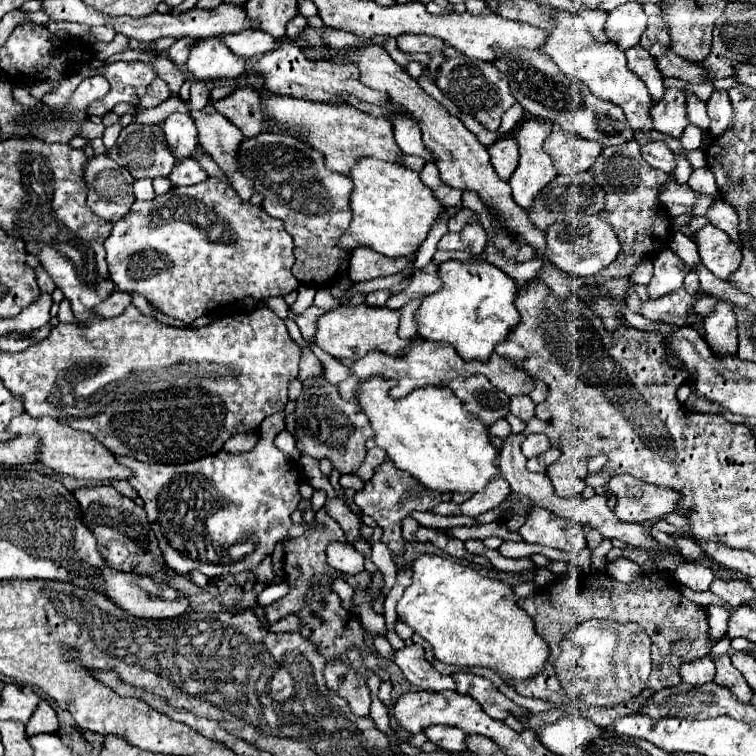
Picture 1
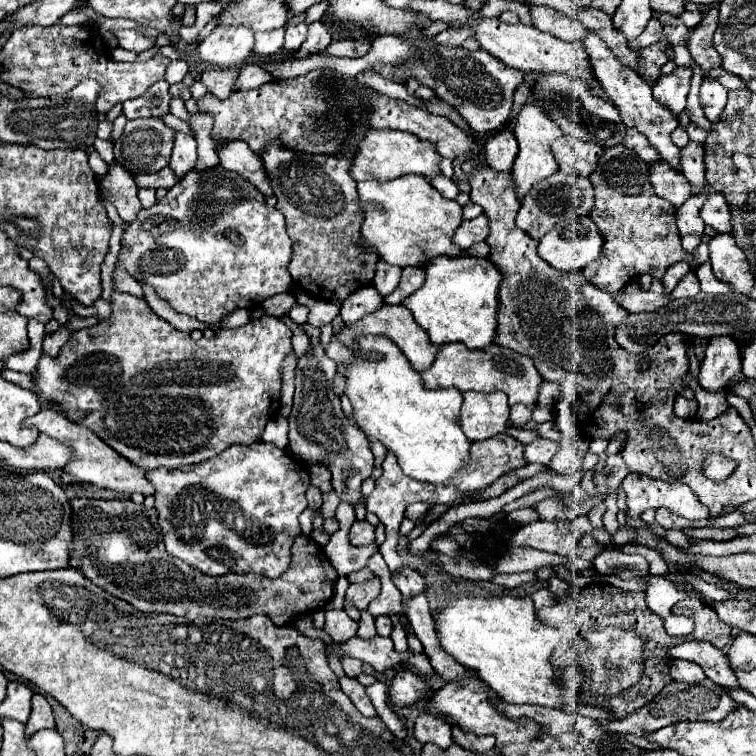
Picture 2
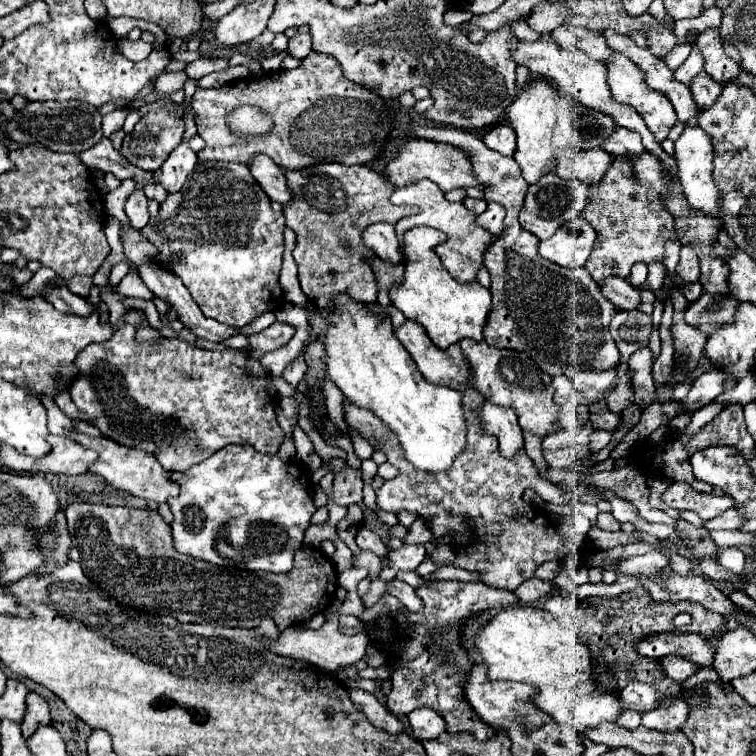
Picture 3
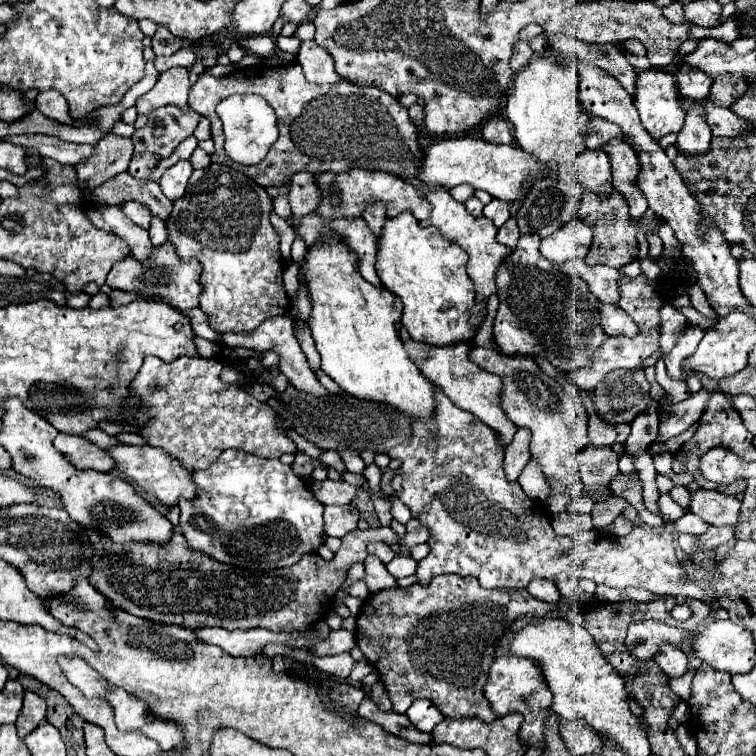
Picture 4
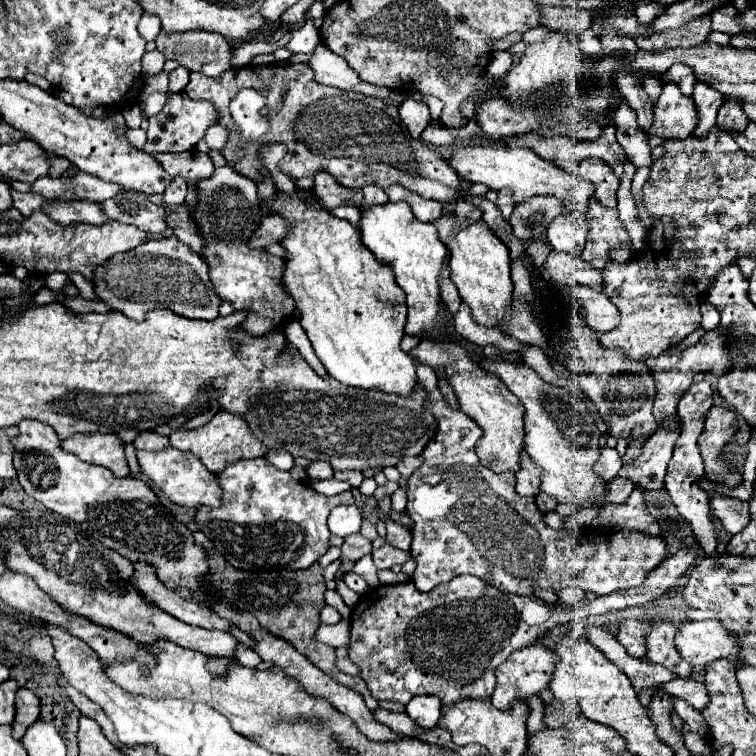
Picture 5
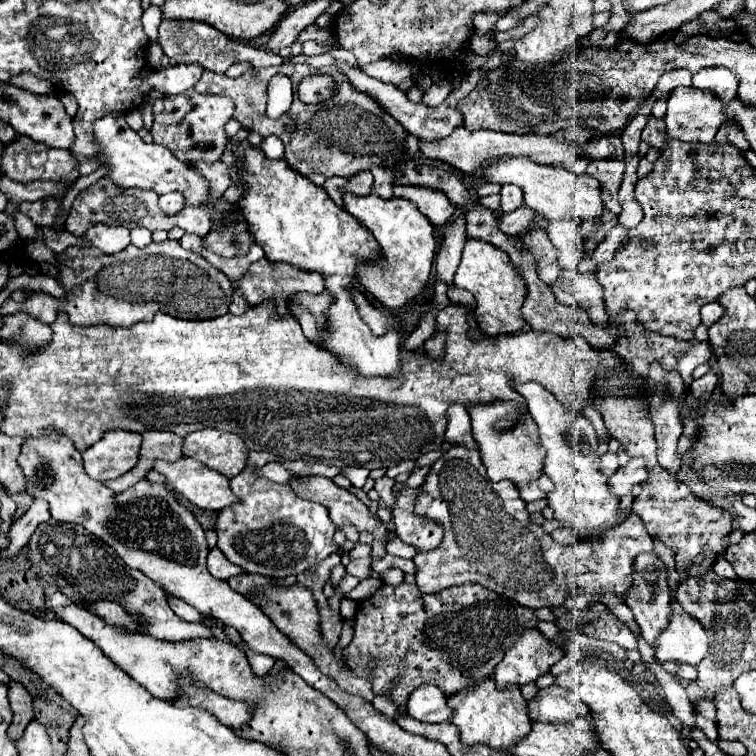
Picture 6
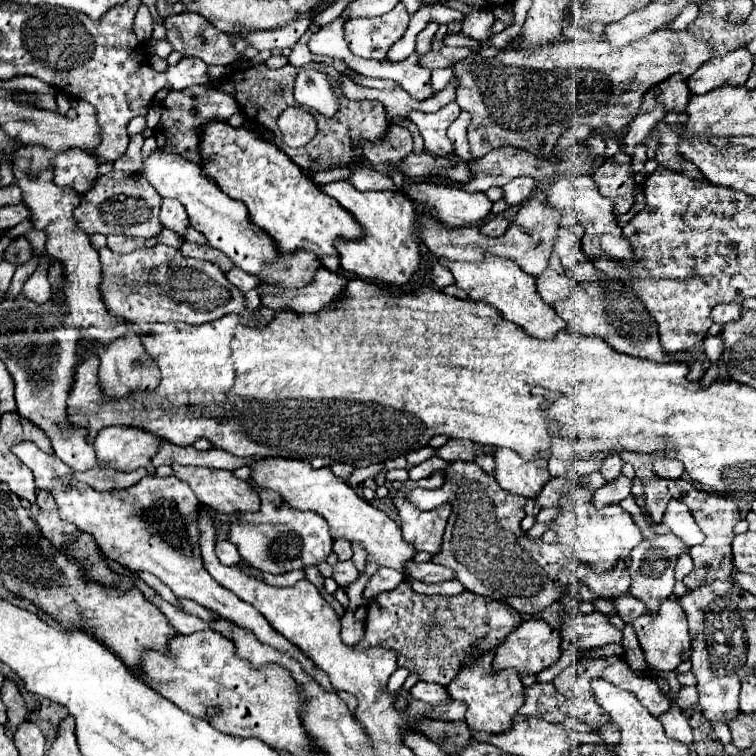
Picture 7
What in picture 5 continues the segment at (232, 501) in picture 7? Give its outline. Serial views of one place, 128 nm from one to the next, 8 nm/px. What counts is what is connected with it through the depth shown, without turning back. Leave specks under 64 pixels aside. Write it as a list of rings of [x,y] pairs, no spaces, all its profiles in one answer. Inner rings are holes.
[[[164,448],[158,452],[136,452],[140,472],[150,480],[148,484],[154,486],[156,490],[164,492],[174,504],[178,506],[220,506],[220,486],[216,484],[216,476],[210,474],[196,456],[190,452],[182,452],[176,448]]]

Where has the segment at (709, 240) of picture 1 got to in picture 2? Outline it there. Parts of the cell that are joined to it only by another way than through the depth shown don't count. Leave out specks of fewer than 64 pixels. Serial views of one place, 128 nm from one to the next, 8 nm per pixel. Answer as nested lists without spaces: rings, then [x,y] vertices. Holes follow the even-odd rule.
[[[714,234],[710,238],[710,264],[714,276],[722,282],[732,284],[740,294],[748,294],[754,284],[754,274],[750,272],[748,260],[740,254],[732,234]]]

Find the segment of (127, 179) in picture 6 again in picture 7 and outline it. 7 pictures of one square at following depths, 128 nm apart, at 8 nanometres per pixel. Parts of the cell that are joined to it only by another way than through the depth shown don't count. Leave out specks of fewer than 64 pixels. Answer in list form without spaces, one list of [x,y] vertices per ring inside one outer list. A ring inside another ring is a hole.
[[[154,150],[150,156],[144,158],[142,168],[138,170],[138,176],[148,180],[162,198],[180,200],[190,216],[190,226],[196,228],[198,232],[202,232],[206,236],[208,244],[212,244],[212,248],[218,248],[220,252],[230,256],[230,260],[238,268],[242,268],[250,274],[256,274],[262,280],[280,282],[288,288],[298,288],[300,284],[306,284],[310,280],[312,272],[316,268],[320,268],[320,264],[316,264],[316,256],[312,256],[312,252],[300,252],[300,256],[276,256],[276,248],[272,248],[272,240],[268,240],[268,236],[264,236],[264,232],[260,232],[260,228],[252,226],[244,204],[226,196],[202,172],[202,168],[198,164],[184,160],[180,154]]]

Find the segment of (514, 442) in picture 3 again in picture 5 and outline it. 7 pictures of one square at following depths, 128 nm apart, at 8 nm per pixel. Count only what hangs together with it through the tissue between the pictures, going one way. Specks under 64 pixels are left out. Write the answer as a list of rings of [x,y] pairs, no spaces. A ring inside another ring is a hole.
[[[522,452],[522,468],[516,472],[516,492],[536,496],[540,492],[540,468],[536,468],[526,452]]]

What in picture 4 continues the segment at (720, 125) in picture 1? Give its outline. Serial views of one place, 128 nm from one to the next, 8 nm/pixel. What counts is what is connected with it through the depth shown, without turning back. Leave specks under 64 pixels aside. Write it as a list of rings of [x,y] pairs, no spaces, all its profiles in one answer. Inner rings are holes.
[[[680,66],[676,72],[676,78],[680,80],[680,92],[684,92],[684,96],[708,96],[710,94],[712,78],[704,72],[696,72],[696,70]]]

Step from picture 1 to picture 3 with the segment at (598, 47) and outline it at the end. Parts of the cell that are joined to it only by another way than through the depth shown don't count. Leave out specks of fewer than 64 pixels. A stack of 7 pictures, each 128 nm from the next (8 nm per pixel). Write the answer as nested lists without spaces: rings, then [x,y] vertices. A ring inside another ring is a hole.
[[[612,50],[610,56],[604,60],[604,64],[606,64],[606,72],[608,72],[608,86],[610,86],[614,100],[620,104],[632,106],[644,118],[648,130],[656,136],[656,140],[662,142],[666,138],[666,132],[678,120],[676,112],[672,112],[672,104],[668,104],[668,98],[660,96],[660,92],[652,92],[652,88],[648,88],[648,84],[644,84],[644,76],[640,76],[640,70],[628,58],[624,58],[620,52]]]

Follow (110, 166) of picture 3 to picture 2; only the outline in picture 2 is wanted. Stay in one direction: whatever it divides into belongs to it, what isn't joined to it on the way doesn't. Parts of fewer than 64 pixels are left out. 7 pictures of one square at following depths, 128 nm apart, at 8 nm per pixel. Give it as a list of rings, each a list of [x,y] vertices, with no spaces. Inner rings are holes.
[[[96,140],[94,148],[98,150],[98,154],[102,156],[102,160],[104,160],[106,164],[114,164],[114,156],[112,156],[112,146],[110,146],[110,142],[108,142],[108,140]],[[164,168],[164,170],[160,170],[160,172],[156,172],[156,174],[144,174],[144,176],[134,176],[134,180],[136,180],[136,184],[138,186],[148,186],[148,188],[172,188],[178,180],[182,180],[182,178],[178,178],[174,172],[172,172],[172,168]]]

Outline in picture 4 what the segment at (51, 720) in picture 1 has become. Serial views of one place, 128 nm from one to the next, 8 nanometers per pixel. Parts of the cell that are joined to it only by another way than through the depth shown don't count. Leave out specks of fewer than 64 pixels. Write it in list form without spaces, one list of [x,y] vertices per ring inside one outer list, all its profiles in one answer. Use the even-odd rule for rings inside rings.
[[[26,690],[24,692],[24,706],[22,706],[22,712],[16,720],[18,736],[26,738],[44,720],[46,720],[46,702],[44,702],[44,698],[38,696],[36,692]]]

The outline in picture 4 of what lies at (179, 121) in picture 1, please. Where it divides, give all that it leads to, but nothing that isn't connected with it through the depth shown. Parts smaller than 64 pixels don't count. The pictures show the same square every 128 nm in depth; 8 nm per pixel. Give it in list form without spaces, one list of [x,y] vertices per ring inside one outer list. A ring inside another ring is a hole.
[[[178,160],[174,166],[170,166],[162,178],[160,178],[160,186],[162,186],[162,192],[170,198],[170,200],[176,200],[184,194],[186,190],[186,184],[188,184],[188,178],[192,174],[192,164],[190,160]]]

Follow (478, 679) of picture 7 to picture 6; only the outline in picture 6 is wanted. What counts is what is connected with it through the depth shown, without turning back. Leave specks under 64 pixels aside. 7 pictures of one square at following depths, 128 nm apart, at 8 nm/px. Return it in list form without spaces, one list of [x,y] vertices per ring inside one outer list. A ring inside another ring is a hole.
[[[492,678],[484,680],[484,684],[476,684],[476,688],[466,688],[464,692],[450,696],[448,706],[454,712],[450,722],[460,730],[460,740],[466,746],[486,744],[492,750],[512,754],[512,748],[520,742],[520,736],[528,736],[532,728],[528,704],[522,698],[520,688],[506,688],[504,692],[498,692]]]

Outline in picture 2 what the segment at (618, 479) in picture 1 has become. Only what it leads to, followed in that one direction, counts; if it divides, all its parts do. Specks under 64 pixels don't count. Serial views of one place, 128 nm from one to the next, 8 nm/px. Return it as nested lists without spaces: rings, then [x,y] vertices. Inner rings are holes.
[[[628,474],[620,488],[626,494],[628,518],[640,518],[648,508],[668,508],[672,514],[688,520],[708,518],[708,508],[704,508],[704,504],[700,504],[692,490],[684,484],[668,484],[648,476]]]

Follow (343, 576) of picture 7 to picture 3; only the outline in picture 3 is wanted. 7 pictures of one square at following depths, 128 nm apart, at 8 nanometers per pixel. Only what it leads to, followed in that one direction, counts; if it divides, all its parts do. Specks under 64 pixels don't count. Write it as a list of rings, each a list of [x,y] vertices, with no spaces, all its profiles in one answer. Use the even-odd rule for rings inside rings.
[[[362,550],[360,554],[356,554],[356,556],[352,556],[352,558],[354,558],[354,564],[356,564],[356,566],[364,566],[364,568],[368,568],[370,578],[376,578],[376,576],[380,574],[382,564],[380,564],[380,557],[374,554],[374,552]],[[392,584],[392,590],[388,590],[388,592],[392,592],[410,612],[420,612],[424,606],[422,600],[416,596],[414,588],[408,584]]]

